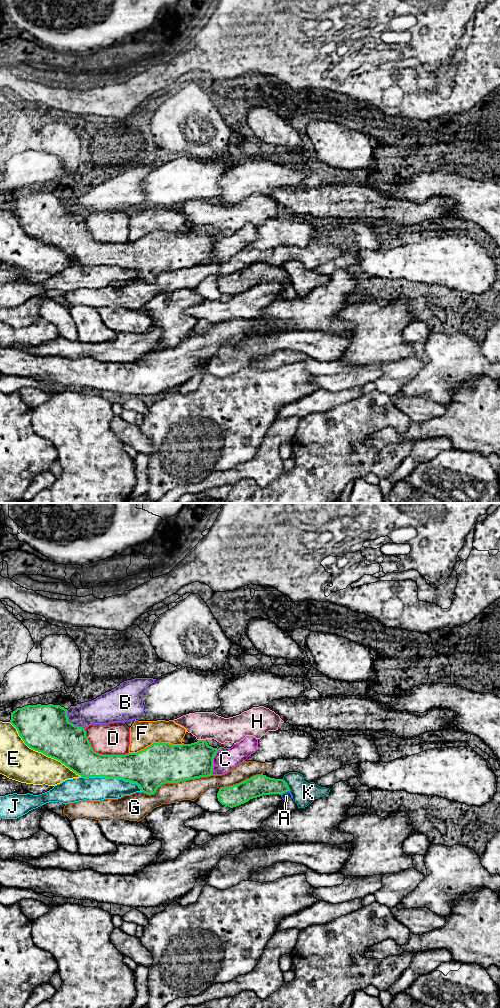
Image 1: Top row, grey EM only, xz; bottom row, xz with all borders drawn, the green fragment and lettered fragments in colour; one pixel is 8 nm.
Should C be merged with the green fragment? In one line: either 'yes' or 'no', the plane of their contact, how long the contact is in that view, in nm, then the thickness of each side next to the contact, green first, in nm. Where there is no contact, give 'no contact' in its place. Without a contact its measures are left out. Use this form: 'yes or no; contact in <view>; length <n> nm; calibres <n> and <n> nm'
no; contact in xz; length 240 nm; calibres 280 and 180 nm

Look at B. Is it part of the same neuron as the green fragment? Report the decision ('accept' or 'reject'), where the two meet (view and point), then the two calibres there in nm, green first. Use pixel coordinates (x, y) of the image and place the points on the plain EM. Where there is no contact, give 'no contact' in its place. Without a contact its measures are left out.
reject; meets green in xz at (71, 211); 380 nm thick on the green side, 200 nm on the other

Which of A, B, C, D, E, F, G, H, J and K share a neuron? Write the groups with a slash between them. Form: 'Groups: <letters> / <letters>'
Groups: A / B / C / D / E / F / G / H / J / K

